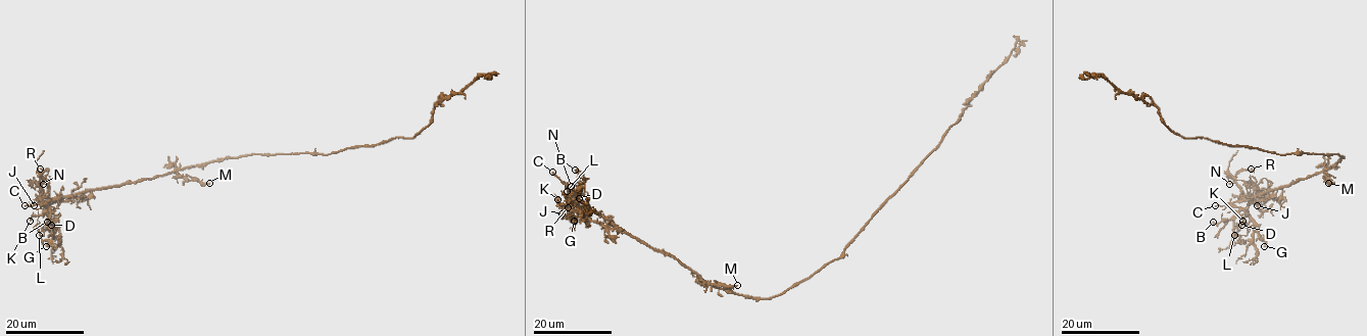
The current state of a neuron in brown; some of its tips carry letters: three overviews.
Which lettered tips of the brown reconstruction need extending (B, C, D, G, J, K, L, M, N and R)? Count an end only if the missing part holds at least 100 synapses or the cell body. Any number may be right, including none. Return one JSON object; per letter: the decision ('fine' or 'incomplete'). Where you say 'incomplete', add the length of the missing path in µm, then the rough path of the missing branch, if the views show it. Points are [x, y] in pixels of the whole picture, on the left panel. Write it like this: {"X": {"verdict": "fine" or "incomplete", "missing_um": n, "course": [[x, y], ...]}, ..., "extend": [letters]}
{"B": {"verdict": "fine"}, "C": {"verdict": "incomplete", "missing_um": 50, "course": [[25, 205], [9, 230], [4, 229], [7, 233], [28, 234], [34, 228], [45, 229], [54, 216]]}, "D": {"verdict": "fine"}, "G": {"verdict": "fine"}, "J": {"verdict": "fine"}, "K": {"verdict": "fine"}, "L": {"verdict": "fine"}, "M": {"verdict": "fine"}, "N": {"verdict": "fine"}, "R": {"verdict": "fine"}, "extend": ["C"]}

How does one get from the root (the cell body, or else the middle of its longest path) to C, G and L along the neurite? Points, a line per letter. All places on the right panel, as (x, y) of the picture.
C: (1322, 154), (1341, 157), (1329, 169), (1245, 200), (1215, 205)
G: (1322, 154), (1341, 157), (1327, 169), (1259, 195), (1249, 204), (1248, 214), (1265, 242), (1264, 246)
L: (1322, 154), (1341, 157), (1327, 169), (1259, 195), (1249, 204), (1251, 221), (1234, 235)

